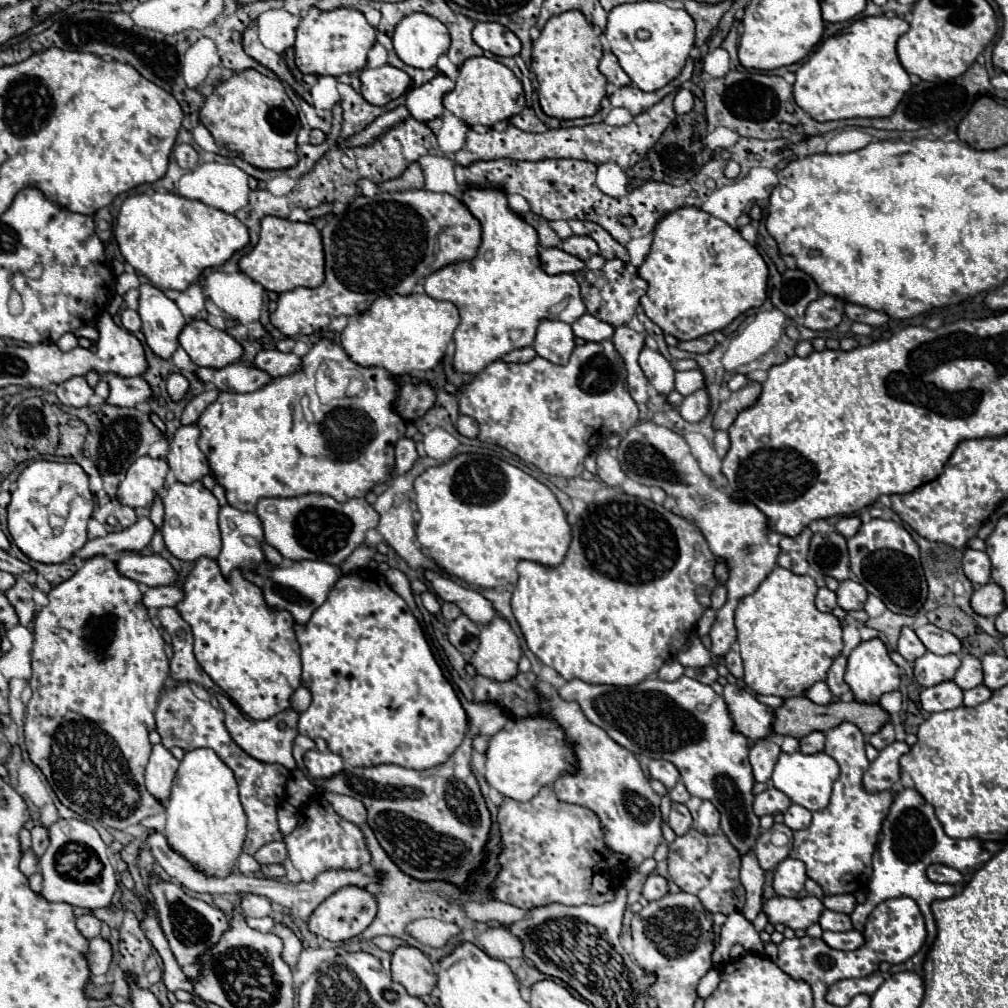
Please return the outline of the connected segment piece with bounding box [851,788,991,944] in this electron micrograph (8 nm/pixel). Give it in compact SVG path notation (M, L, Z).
M901 788L895 792L895 798L893 798L891 810L885 818L883 830L879 836L877 850L873 854L873 874L869 880L869 896L863 904L857 904L857 908L851 914L853 928L857 932L861 932L869 914L881 902L885 902L889 898L897 898L897 896L909 896L917 902L917 906L923 912L923 918L927 924L927 942L925 944L931 944L935 938L935 922L933 922L933 914L931 914L931 902L951 898L955 894L955 888L953 886L937 886L935 882L931 882L925 874L927 866L945 864L945 866L959 870L963 876L969 876L969 874L973 874L973 870L981 868L991 858L991 854L981 846L981 840L949 838L945 834L941 822L937 820L933 806L915 788Z

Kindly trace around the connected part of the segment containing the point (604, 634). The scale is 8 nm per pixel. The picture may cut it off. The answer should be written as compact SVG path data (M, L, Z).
M607 490L603 500L597 500L589 506L589 510L573 524L573 540L569 546L569 552L565 556L565 560L555 566L555 568L547 568L543 564L535 564L529 560L519 562L517 572L519 572L519 582L513 590L513 598L511 598L511 608L513 614L517 610L517 622L519 628L525 636L525 642L529 646L529 650L545 664L555 668L565 680L573 680L579 678L583 682L589 684L613 684L613 686L633 686L637 682L643 682L645 678L657 674L657 670L667 662L673 660L677 656L677 652L683 648L683 644L689 640L689 636L695 632L697 620L701 618L701 614L711 606L711 592L717 586L717 578L713 574L715 568L715 556L709 550L709 544L705 542L705 536L701 534L701 530L697 526L693 526L691 522L687 522L681 516L675 516L673 512L665 510L663 506L651 502L651 500L643 500L643 498L635 498L629 496L621 490Z

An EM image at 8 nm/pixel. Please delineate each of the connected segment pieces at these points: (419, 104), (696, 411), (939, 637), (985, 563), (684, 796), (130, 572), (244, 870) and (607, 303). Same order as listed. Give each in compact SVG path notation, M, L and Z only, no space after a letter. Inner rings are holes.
M437 74L433 80L425 82L423 86L411 88L407 92L407 104L405 106L409 108L413 118L417 118L419 122L429 122L429 120L433 120L445 112L441 100L453 88L455 88L455 82L449 76Z
M697 390L689 396L685 396L683 404L677 408L679 414L687 420L687 422L699 422L707 410L709 410L709 396L707 396L707 390Z
M925 624L921 628L915 628L915 634L923 642L923 646L933 654L959 654L961 642L947 630L937 628L935 624Z
M969 548L963 554L963 572L971 580L971 584L987 584L991 580L991 562L989 556L981 550Z
M677 782L675 788L669 790L669 798L671 798L673 802L681 802L681 804L685 804L685 802L691 798L691 794L687 792L687 788L685 788L683 782Z
M125 552L117 560L117 570L123 576L139 584L145 584L149 588L171 586L177 582L177 572L173 570L173 566L163 556L157 556L157 554L139 556L139 554Z
M241 854L241 856L239 856L239 866L237 866L237 870L239 870L241 874L257 874L259 868L261 868L261 866L259 866L259 862L257 862L253 856L249 856L249 854Z
M619 258L607 260L601 270L589 270L581 284L581 296L587 306L587 312L595 318L601 318L603 322L611 324L613 328L625 326L637 312L639 298L647 292L647 282L639 278L637 268L629 262L623 262Z

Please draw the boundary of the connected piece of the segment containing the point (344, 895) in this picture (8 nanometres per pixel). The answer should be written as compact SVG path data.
M345 886L313 910L311 918L307 920L307 928L309 928L309 932L313 932L315 936L321 936L325 940L343 942L343 940L349 940L349 938L361 934L373 922L375 914L377 914L377 902L367 890L357 888L357 886Z

